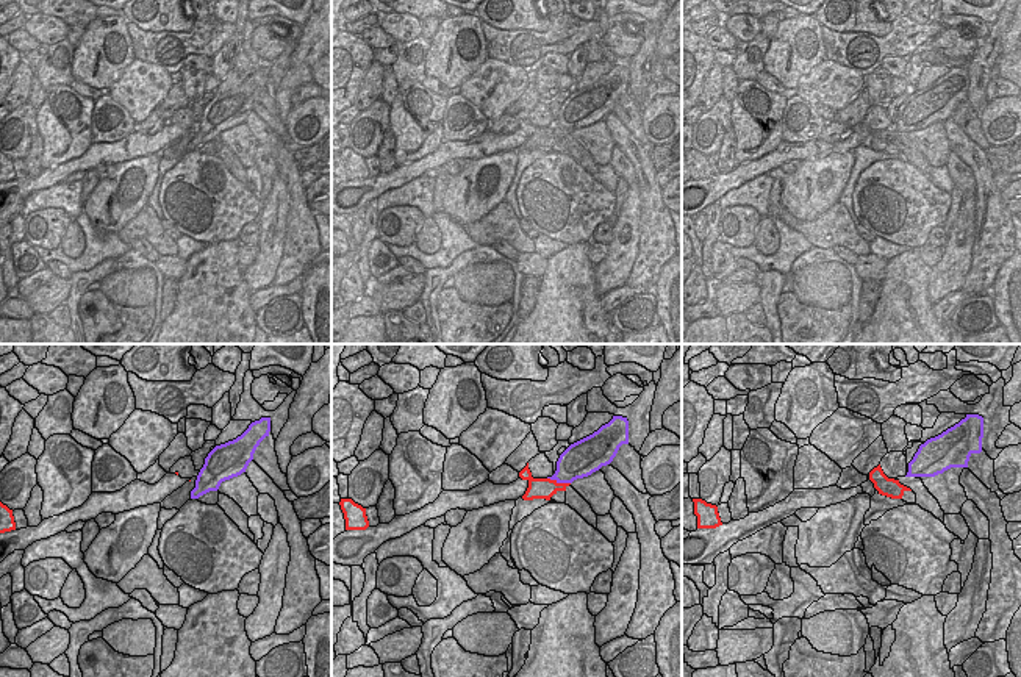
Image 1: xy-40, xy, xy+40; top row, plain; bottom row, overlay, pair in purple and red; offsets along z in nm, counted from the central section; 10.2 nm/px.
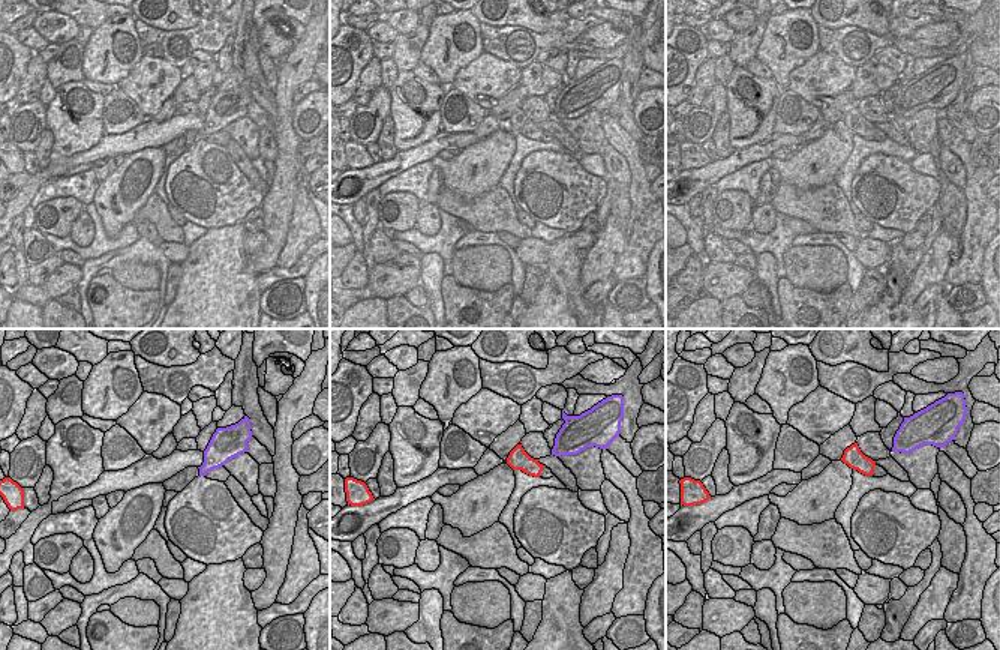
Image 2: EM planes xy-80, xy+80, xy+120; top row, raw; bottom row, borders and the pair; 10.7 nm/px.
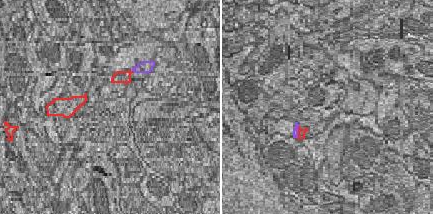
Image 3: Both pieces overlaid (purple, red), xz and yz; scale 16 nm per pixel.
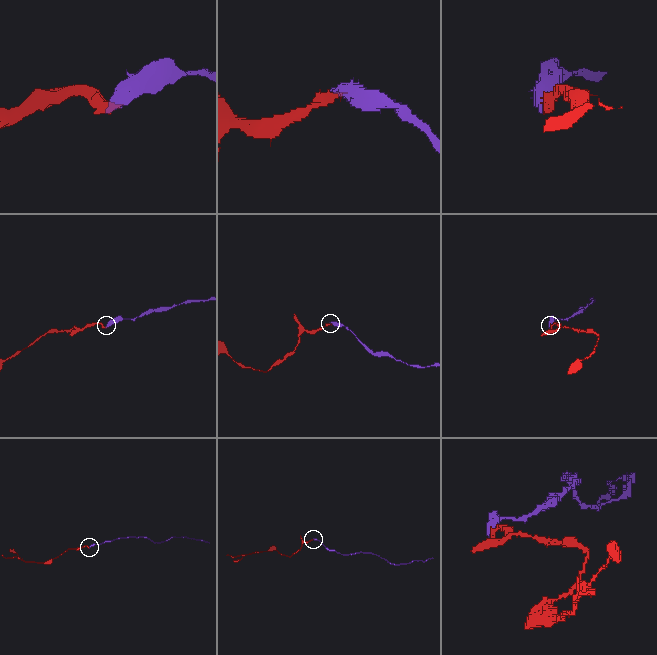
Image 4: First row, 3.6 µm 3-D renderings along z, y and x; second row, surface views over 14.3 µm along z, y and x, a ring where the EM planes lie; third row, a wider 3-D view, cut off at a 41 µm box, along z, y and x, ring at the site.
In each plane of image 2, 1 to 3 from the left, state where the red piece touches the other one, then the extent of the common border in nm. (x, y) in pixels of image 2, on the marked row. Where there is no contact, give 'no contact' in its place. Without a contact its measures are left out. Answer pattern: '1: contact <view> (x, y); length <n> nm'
1: no contact
2: no contact
3: no contact

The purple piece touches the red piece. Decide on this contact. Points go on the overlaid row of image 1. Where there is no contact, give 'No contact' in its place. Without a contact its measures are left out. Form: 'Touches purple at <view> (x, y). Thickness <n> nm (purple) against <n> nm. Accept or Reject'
Touches purple at xy (558, 482). Thickness 320 nm (purple) against 220 nm. Accept

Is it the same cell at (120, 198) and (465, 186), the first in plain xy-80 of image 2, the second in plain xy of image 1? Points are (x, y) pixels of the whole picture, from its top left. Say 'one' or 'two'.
one

